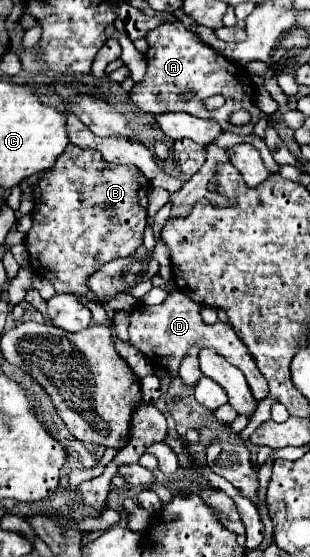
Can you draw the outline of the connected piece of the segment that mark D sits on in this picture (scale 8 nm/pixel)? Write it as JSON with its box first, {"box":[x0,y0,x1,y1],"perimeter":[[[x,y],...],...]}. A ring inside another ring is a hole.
{"box":[129,290,267,400],"perimeter":[[[179,290],[171,292],[165,298],[165,302],[159,304],[159,306],[141,304],[129,316],[129,342],[139,352],[143,352],[153,366],[159,366],[159,368],[163,368],[163,370],[167,370],[171,374],[177,374],[179,364],[185,358],[185,350],[189,350],[193,346],[211,348],[219,356],[223,356],[227,362],[237,366],[245,374],[253,396],[257,400],[263,400],[267,396],[267,382],[265,382],[263,374],[259,372],[259,368],[255,366],[255,360],[251,358],[249,350],[245,348],[241,338],[235,334],[233,326],[231,324],[223,324],[223,322],[215,322],[215,324],[209,326],[209,324],[201,322],[199,310],[201,310],[201,304],[193,302],[189,296],[181,294]]]}

